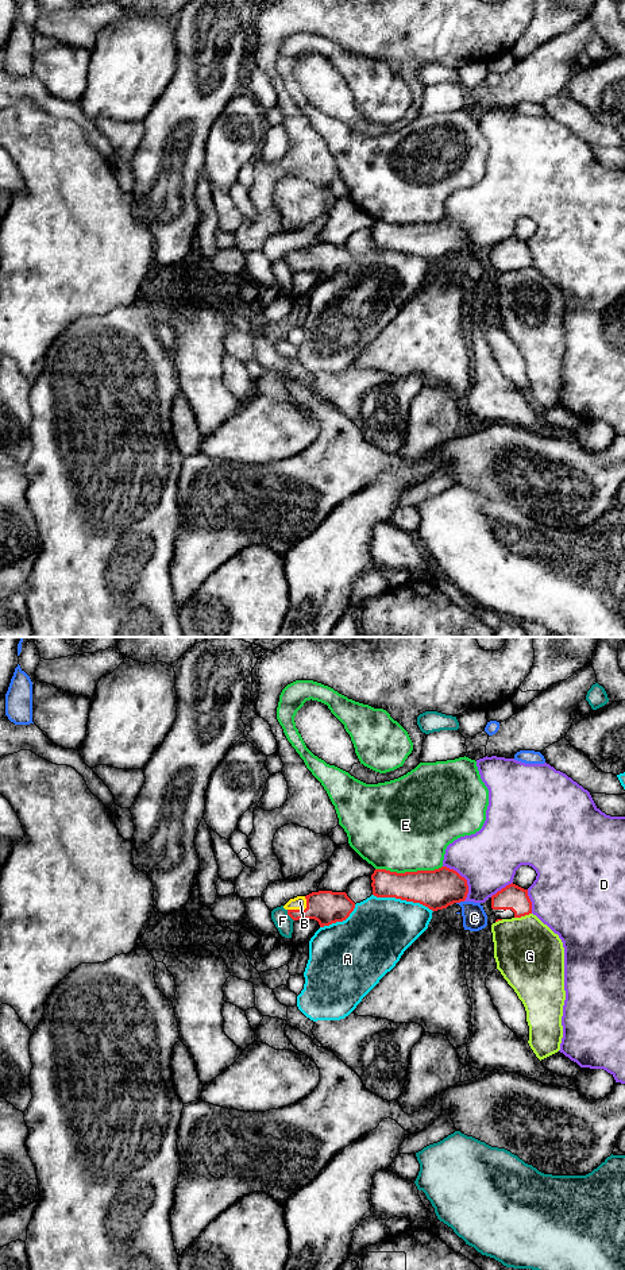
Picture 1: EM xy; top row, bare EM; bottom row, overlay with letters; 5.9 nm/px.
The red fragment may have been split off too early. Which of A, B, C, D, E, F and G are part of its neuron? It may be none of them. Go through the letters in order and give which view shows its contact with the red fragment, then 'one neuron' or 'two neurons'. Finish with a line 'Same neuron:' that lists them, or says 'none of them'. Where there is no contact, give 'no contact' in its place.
A: xy | two neurons
B: xy | one neuron
C: xy | two neurons
D: xy | two neurons
E: xy | two neurons
F: xy | two neurons
G: xy | two neurons
Same neuron: B

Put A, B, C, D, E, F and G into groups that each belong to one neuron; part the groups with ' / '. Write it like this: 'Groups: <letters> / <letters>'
Groups: A / B / C / D / E / F / G

